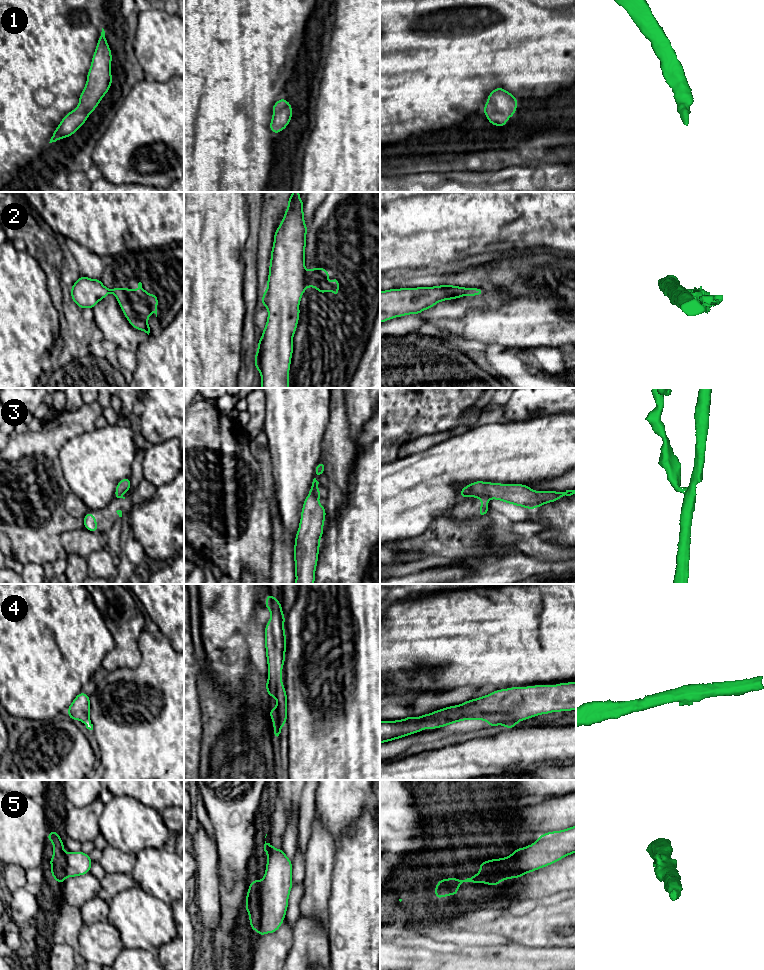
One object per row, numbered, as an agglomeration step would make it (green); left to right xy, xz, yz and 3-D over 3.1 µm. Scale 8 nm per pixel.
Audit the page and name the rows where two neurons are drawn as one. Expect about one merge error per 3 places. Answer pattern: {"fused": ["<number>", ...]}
{"fused": ["2", "3", "5"]}

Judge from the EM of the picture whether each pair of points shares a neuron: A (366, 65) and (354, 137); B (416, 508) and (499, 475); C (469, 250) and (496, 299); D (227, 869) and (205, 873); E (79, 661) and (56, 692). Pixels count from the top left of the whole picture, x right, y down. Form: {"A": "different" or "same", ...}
{"A": "same", "B": "same", "C": "different", "D": "different", "E": "same"}

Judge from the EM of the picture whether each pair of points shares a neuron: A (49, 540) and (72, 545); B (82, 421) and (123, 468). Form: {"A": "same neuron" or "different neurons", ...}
{"A": "different neurons", "B": "different neurons"}

